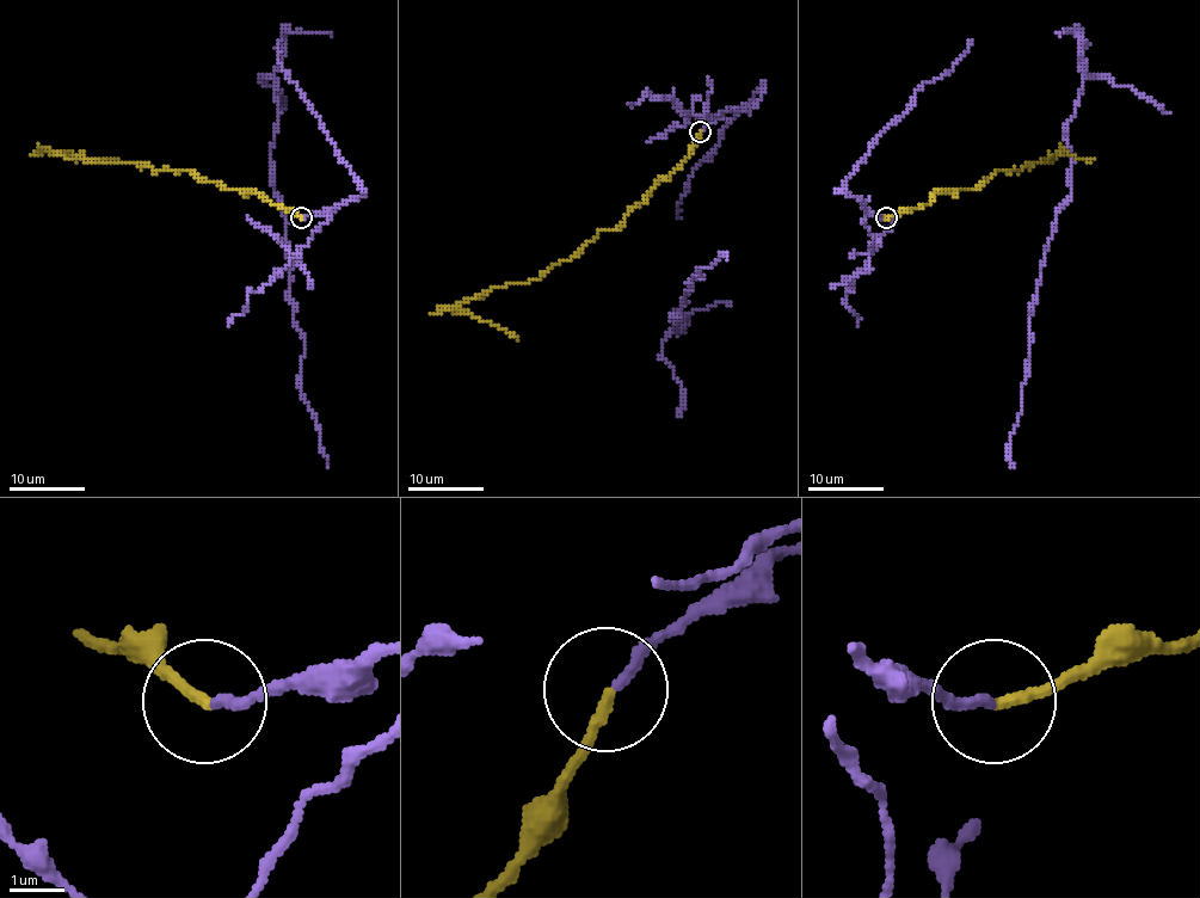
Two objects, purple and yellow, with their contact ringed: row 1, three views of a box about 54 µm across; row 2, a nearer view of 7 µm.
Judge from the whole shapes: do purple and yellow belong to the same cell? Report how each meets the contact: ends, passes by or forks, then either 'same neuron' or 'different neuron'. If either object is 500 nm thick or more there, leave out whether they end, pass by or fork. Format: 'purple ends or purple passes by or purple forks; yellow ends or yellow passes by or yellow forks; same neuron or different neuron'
purple ends; yellow ends; different neuron

